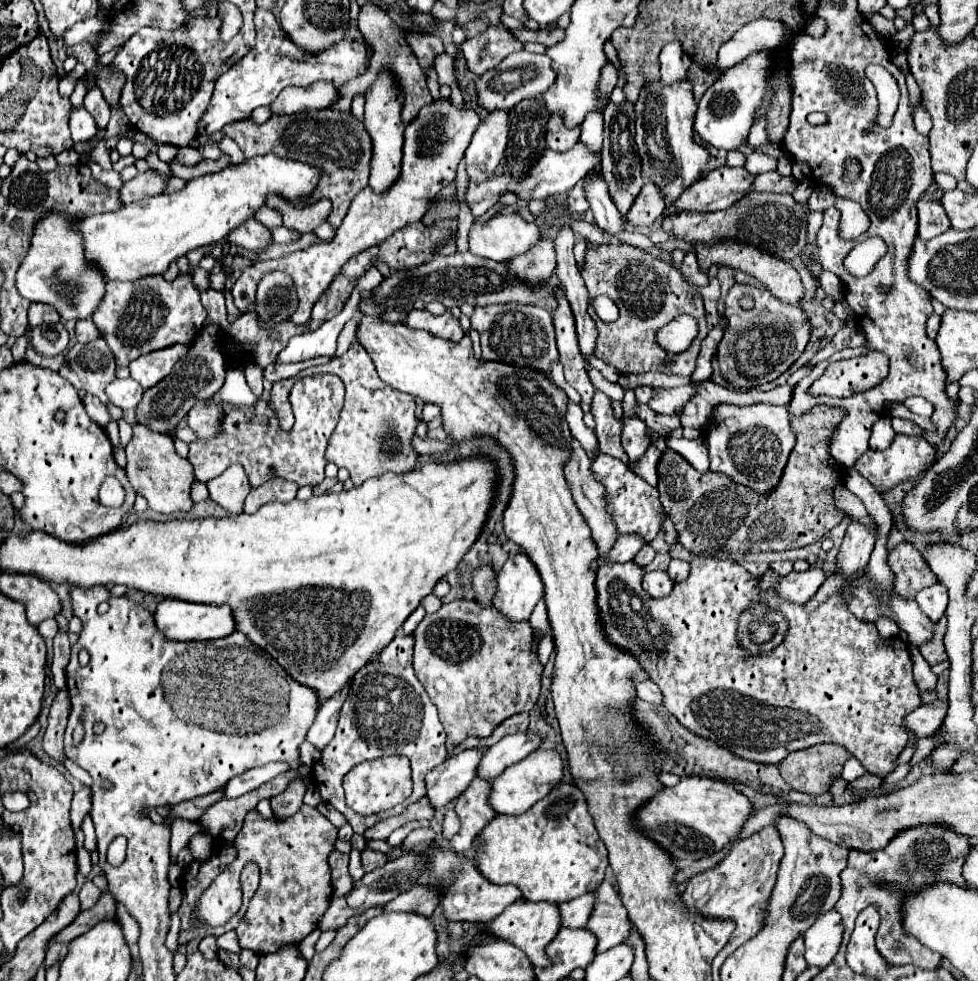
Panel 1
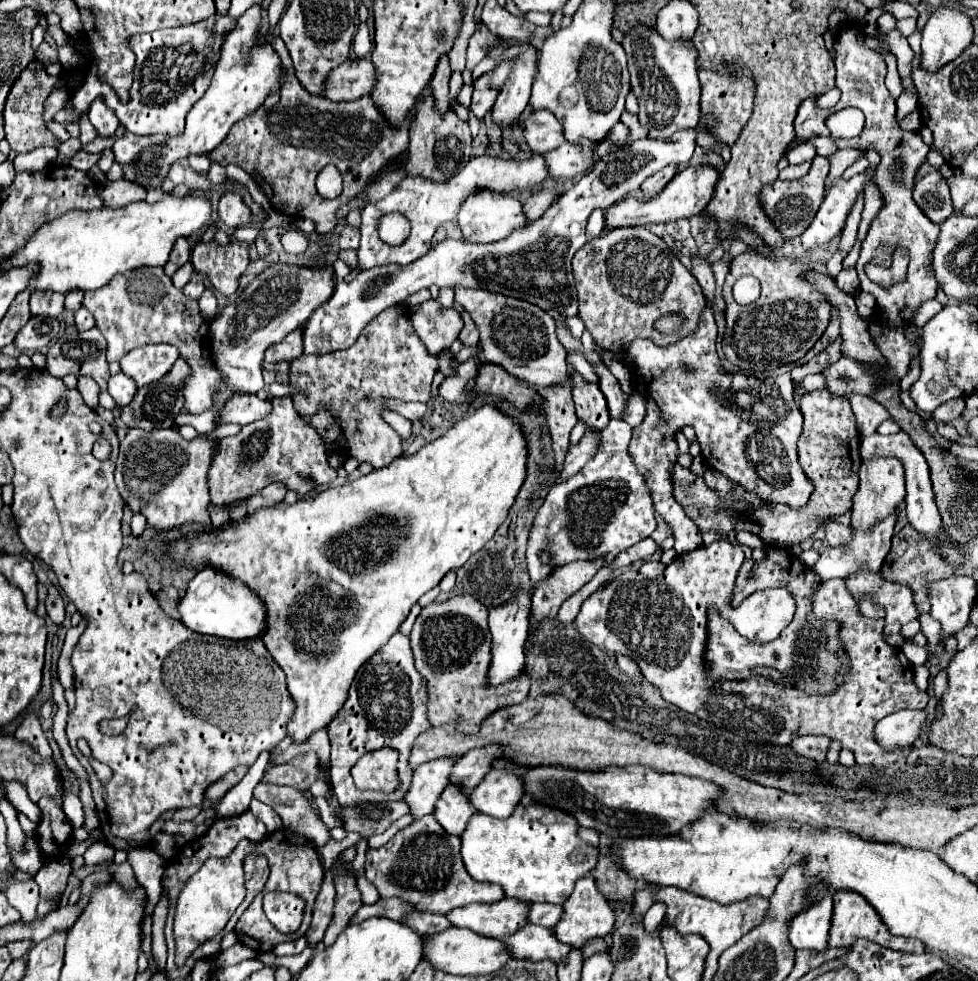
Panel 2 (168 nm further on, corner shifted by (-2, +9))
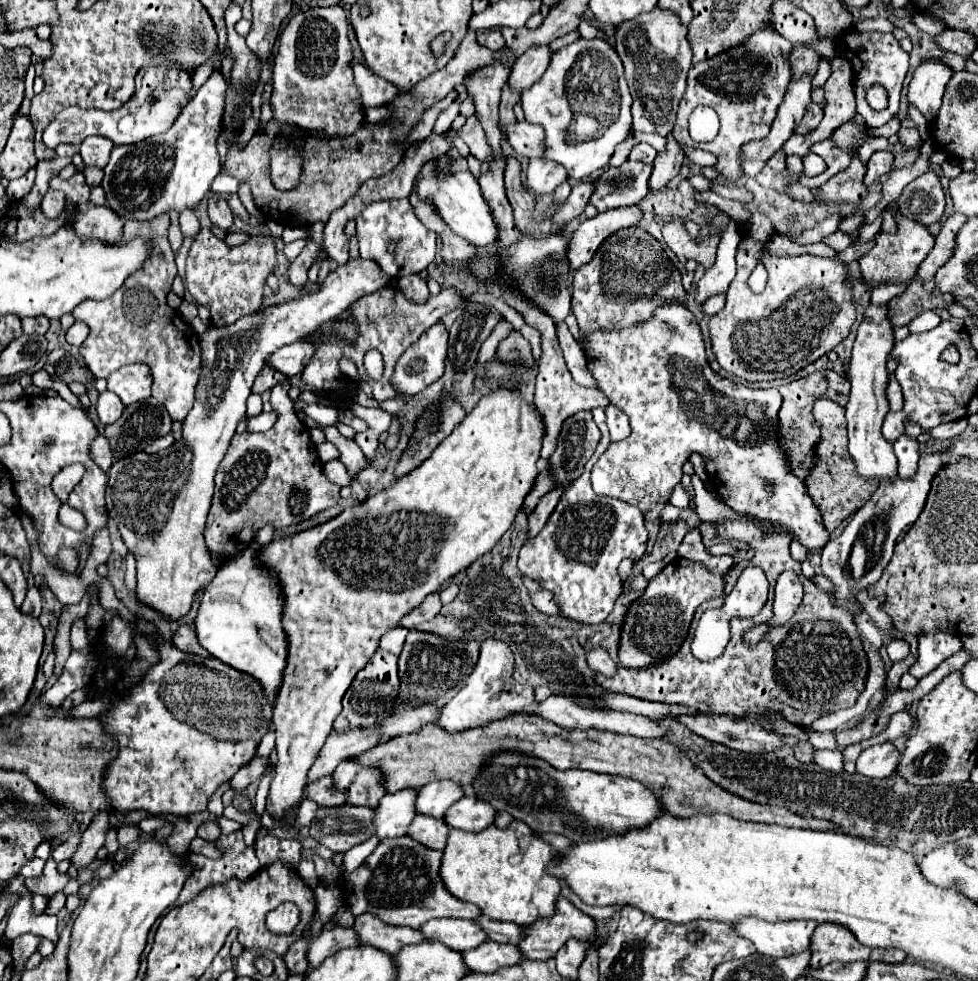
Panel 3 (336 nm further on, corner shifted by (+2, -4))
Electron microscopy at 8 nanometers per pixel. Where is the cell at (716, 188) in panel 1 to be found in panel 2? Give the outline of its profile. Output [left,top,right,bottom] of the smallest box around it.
[606,164,722,228]

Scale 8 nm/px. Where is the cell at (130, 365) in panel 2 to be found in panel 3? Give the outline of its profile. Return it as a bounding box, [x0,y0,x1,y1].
[108,363,150,405]

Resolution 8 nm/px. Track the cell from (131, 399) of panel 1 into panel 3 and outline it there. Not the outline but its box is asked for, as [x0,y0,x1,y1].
[96,391,124,425]

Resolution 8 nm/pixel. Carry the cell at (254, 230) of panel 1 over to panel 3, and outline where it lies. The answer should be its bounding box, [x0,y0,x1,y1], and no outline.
[208,197,234,229]

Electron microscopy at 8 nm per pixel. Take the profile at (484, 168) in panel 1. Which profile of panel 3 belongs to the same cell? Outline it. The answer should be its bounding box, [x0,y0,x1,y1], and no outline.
[510,45,552,93]

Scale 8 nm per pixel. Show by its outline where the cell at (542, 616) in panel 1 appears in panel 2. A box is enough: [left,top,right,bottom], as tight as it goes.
[526,418,656,588]

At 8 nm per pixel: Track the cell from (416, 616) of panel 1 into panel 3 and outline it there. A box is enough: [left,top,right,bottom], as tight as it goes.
[380,627,408,655]

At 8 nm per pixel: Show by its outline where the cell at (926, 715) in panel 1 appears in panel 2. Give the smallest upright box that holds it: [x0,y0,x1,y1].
[876,710,926,750]

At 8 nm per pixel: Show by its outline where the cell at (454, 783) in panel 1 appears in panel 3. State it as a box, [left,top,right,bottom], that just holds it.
[374,791,414,839]

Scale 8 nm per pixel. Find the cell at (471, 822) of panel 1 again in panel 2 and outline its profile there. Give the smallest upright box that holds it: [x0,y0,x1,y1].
[434,784,478,836]

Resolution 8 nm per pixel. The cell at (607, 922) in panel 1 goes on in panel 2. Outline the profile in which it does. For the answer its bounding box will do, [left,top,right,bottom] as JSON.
[554,876,614,946]

